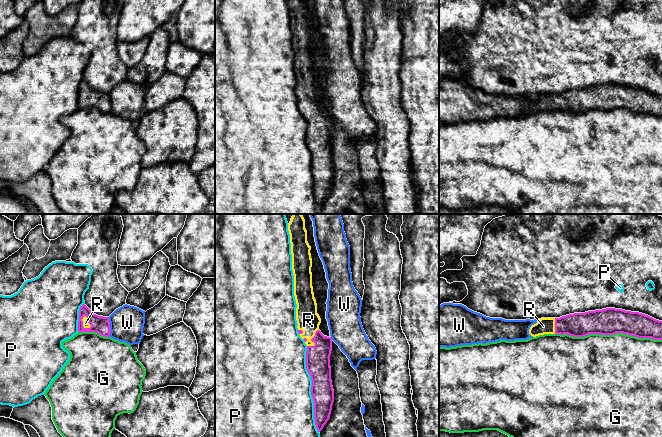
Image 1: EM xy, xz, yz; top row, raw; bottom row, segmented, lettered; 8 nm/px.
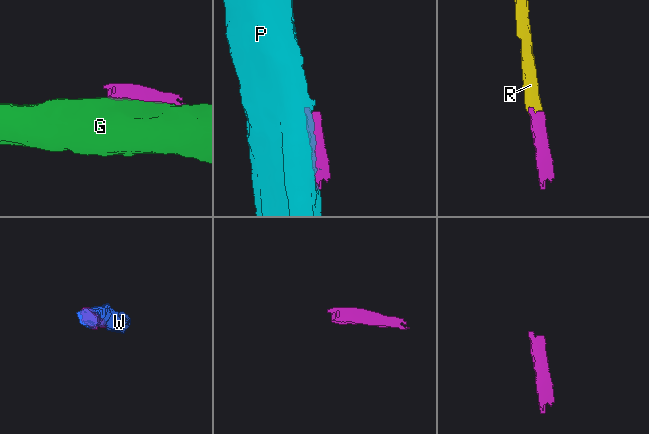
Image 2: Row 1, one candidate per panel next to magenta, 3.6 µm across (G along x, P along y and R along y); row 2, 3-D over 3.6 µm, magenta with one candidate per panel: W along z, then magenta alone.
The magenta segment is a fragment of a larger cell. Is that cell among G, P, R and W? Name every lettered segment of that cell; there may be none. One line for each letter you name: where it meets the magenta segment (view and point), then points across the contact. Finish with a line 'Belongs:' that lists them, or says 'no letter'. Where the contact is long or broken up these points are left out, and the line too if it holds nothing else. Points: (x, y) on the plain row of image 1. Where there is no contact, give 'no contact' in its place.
R: meets magenta in xy at (88, 98); runs through xy (99, 100), (88, 98), (85, 99)
Belongs: R

